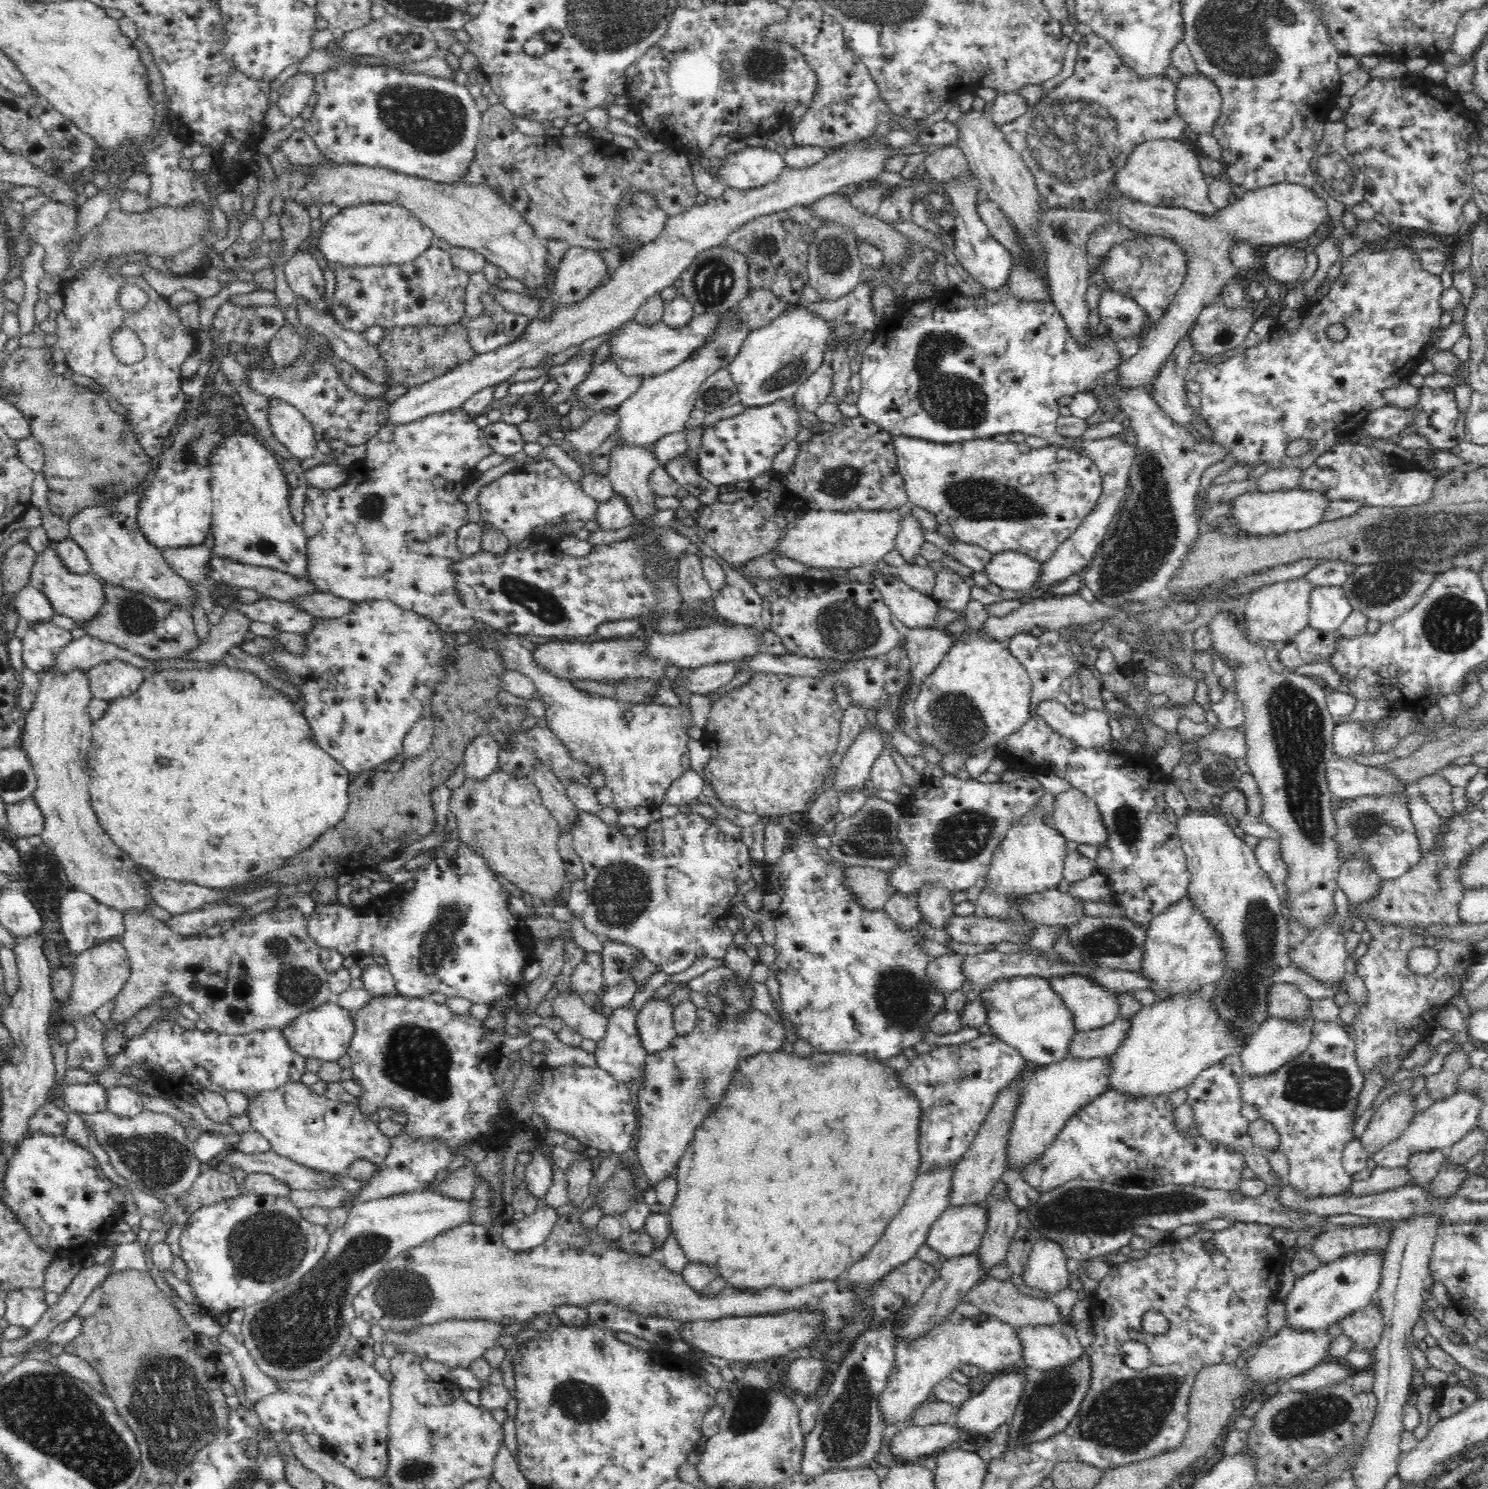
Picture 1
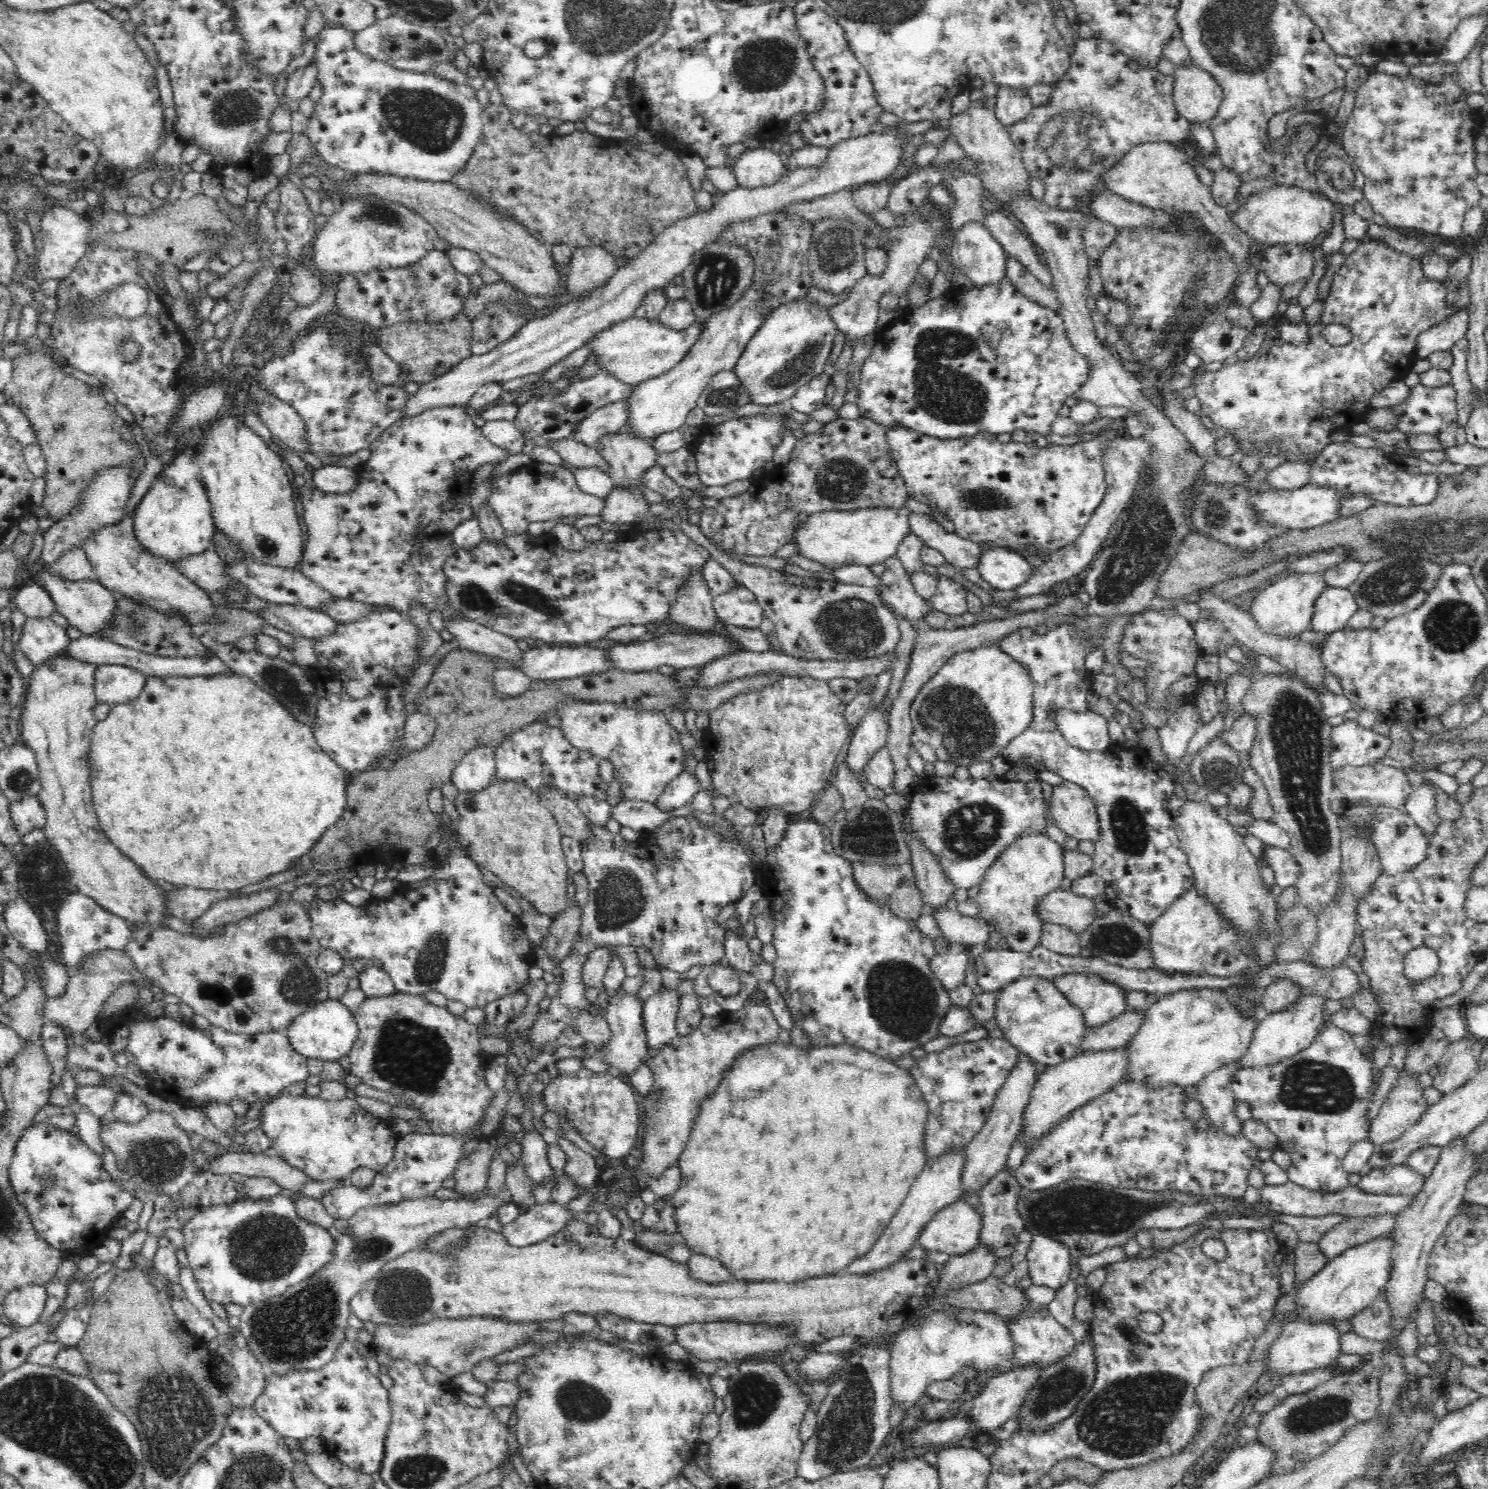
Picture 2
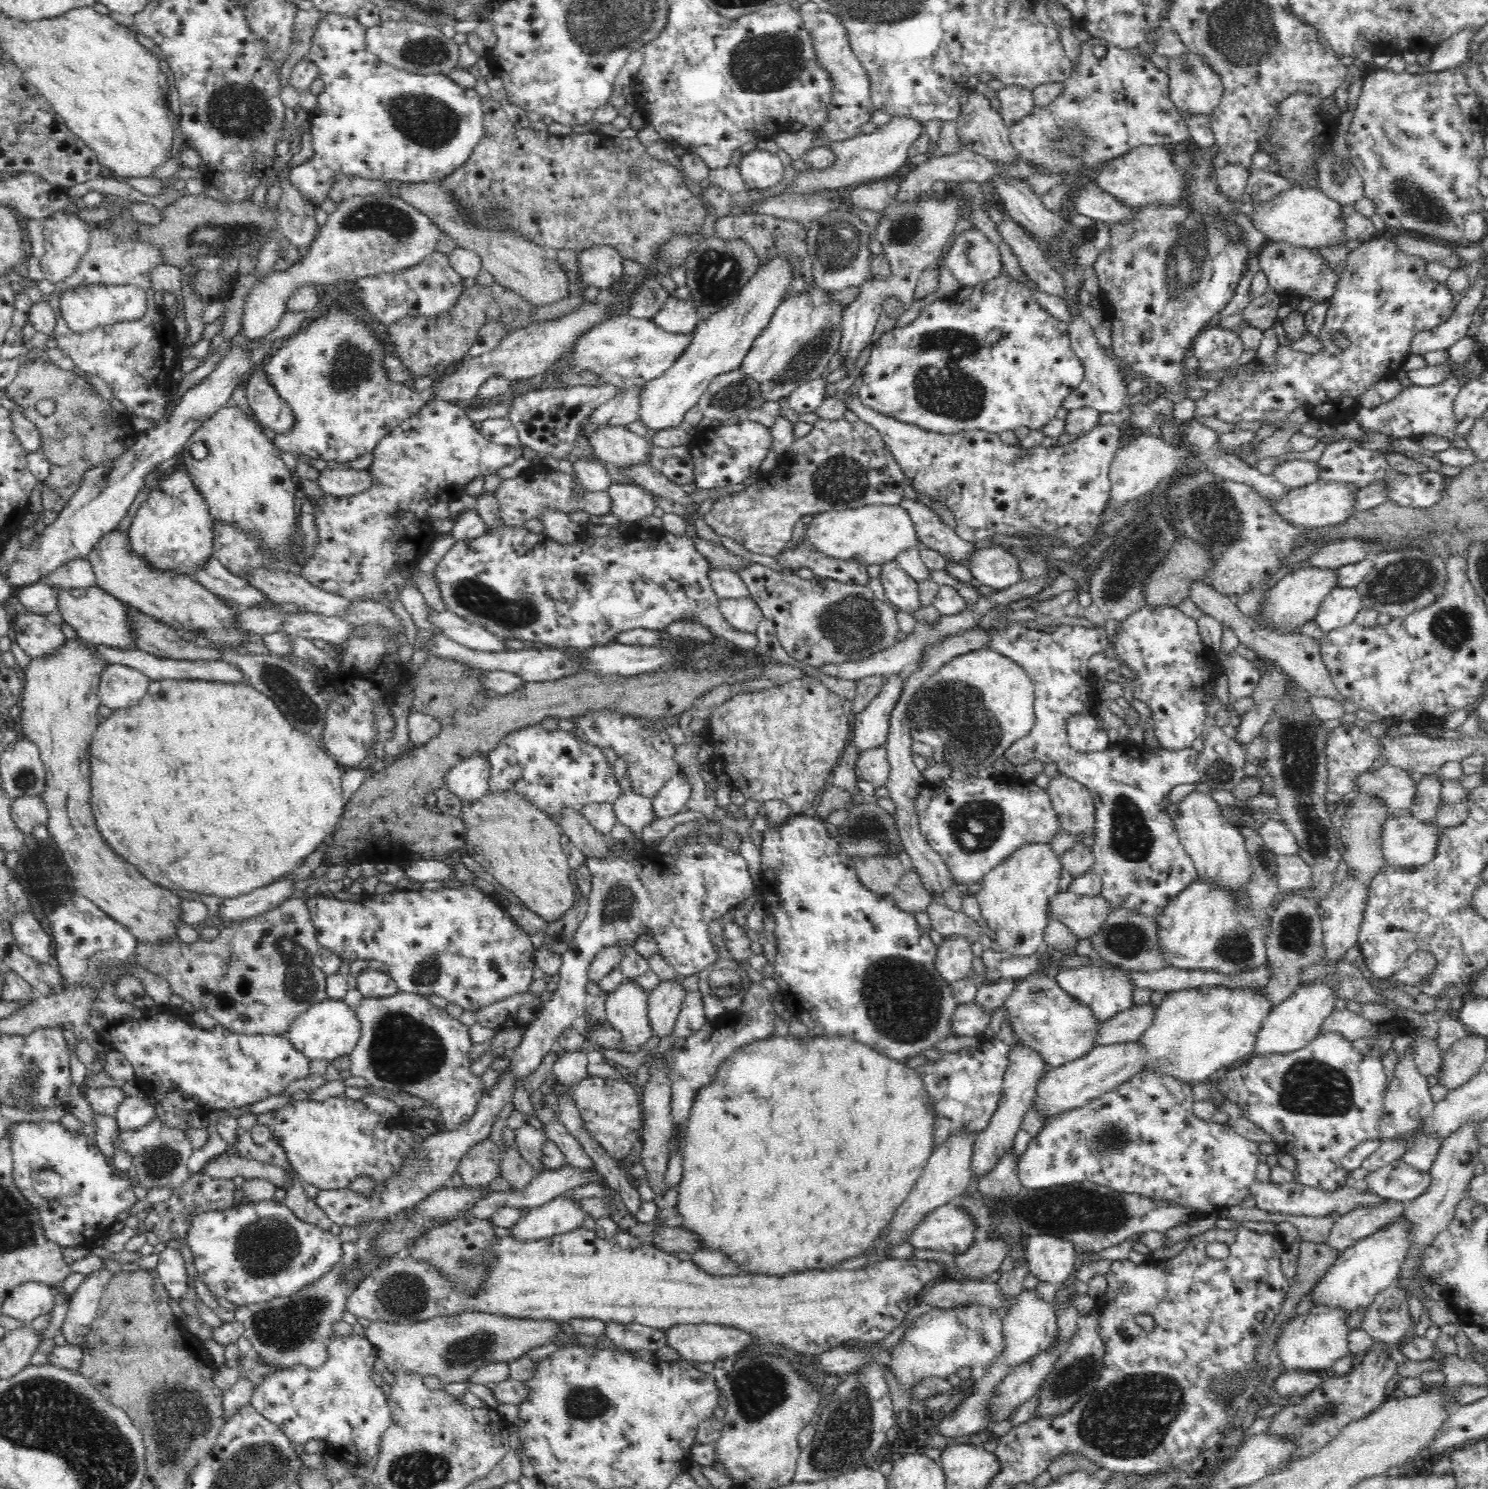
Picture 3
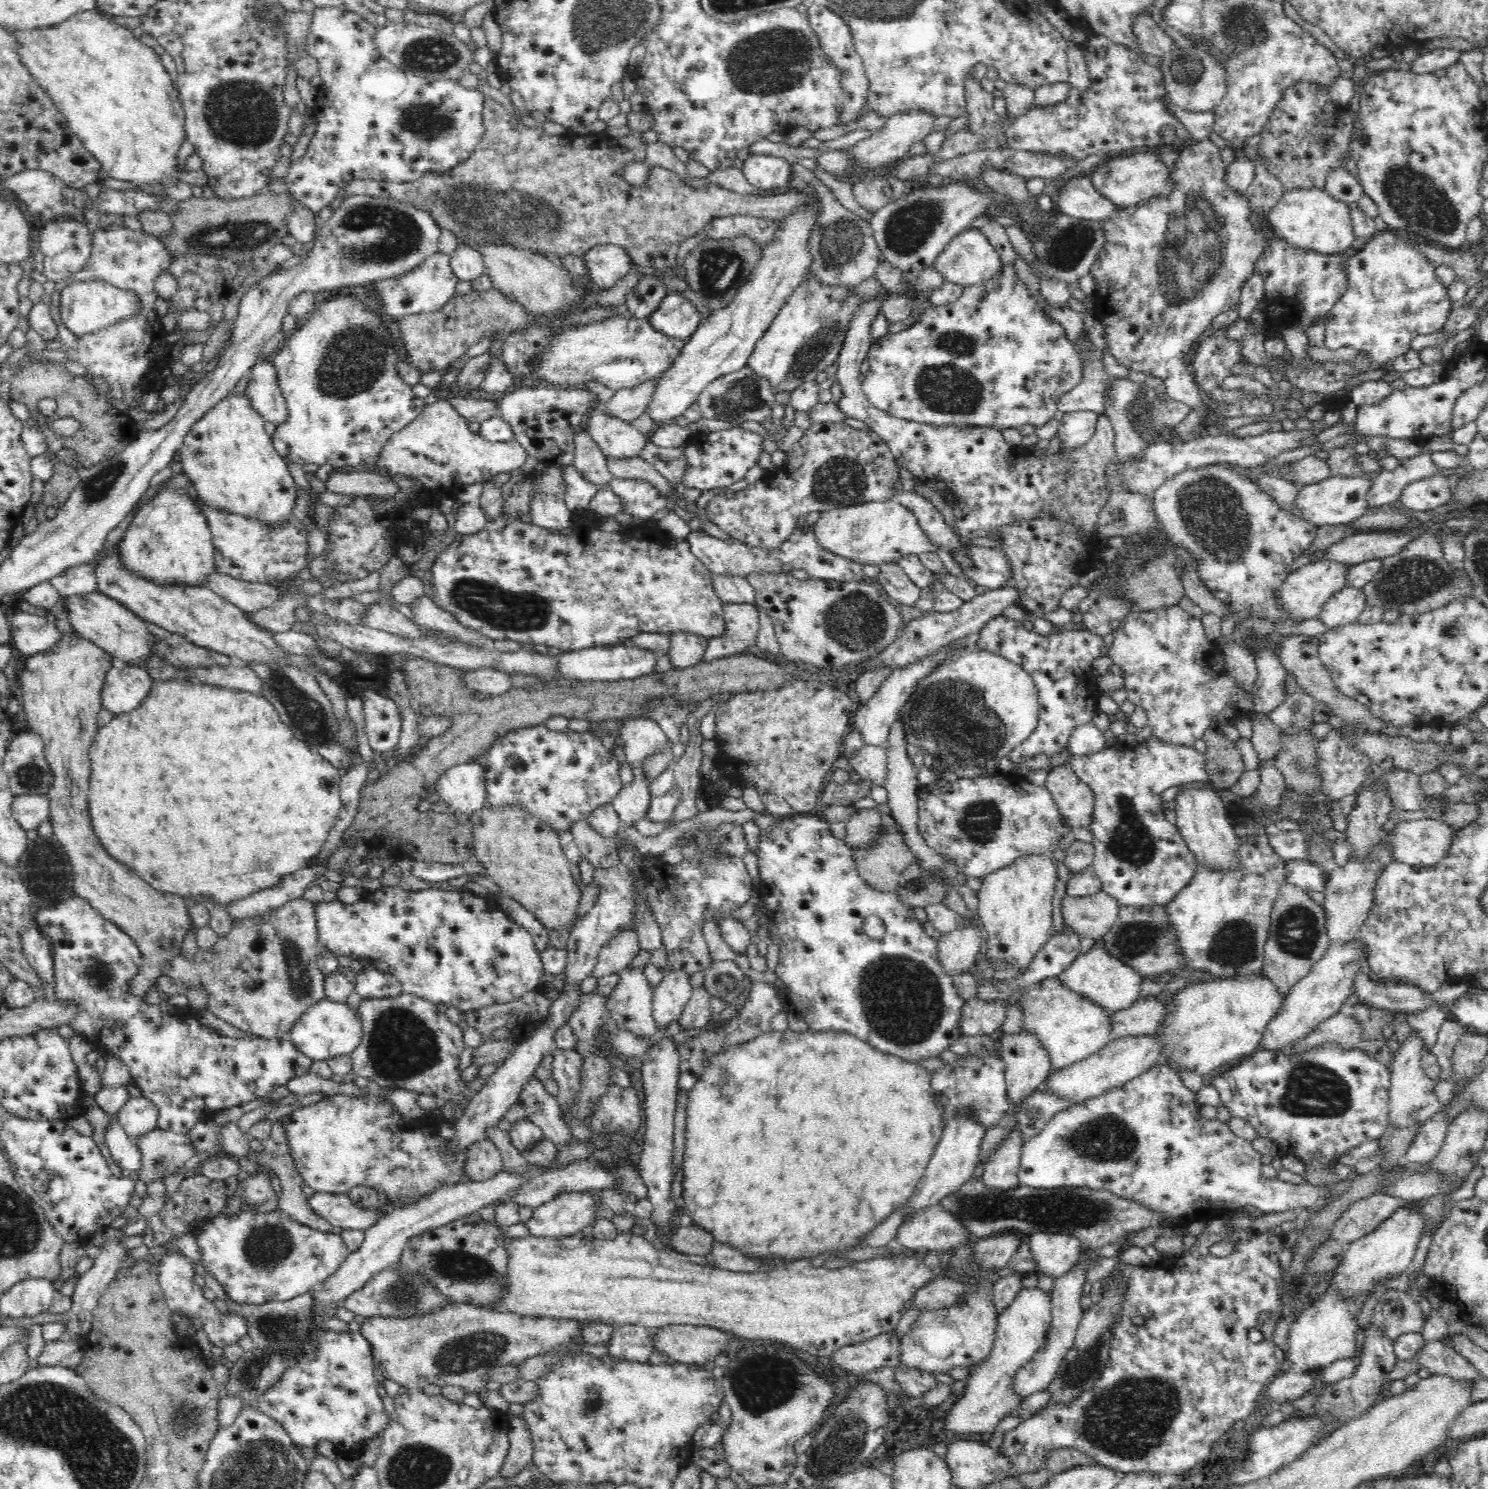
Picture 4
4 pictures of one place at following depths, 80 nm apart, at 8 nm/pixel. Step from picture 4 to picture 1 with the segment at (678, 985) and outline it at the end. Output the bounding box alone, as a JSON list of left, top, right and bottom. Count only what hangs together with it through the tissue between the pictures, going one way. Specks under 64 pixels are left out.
[635,999,677,1054]

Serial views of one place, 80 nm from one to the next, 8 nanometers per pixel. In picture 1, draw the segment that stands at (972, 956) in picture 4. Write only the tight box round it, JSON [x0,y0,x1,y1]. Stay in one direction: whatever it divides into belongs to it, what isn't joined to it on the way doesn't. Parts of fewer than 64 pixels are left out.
[926,954,965,996]

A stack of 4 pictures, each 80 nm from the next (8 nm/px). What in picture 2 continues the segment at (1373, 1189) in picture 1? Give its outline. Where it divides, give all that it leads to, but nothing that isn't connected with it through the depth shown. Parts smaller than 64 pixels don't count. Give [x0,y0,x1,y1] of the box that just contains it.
[1357,1163,1426,1194]

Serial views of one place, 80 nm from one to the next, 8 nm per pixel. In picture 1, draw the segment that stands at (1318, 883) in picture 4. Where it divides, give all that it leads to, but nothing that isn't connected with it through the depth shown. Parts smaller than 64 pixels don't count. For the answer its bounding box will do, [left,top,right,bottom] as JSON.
[1253,837,1287,884]

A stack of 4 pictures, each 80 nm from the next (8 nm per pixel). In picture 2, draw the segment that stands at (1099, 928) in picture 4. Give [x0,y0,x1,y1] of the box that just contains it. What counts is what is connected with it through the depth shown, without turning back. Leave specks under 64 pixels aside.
[1035,890,1101,934]

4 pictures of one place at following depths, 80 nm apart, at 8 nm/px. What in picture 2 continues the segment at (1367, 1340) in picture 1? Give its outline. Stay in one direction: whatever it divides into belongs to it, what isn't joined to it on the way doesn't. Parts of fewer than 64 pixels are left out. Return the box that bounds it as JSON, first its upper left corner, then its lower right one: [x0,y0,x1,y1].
[1350,1293,1393,1342]

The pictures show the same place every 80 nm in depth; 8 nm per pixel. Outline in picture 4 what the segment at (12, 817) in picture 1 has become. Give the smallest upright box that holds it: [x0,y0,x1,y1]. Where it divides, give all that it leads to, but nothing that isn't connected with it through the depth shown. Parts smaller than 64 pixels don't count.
[11,794,50,830]

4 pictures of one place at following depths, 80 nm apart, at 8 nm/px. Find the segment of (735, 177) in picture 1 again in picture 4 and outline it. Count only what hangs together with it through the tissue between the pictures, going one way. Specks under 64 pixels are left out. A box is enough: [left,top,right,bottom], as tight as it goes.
[741,154,792,191]

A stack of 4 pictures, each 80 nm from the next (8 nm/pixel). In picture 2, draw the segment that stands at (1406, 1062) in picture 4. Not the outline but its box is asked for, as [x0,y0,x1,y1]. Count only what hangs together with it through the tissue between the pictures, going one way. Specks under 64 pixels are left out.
[1366,1072,1428,1147]

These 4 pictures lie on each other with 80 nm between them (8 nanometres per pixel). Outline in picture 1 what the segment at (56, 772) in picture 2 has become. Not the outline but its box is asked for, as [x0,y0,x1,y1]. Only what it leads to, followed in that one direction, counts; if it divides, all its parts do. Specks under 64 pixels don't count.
[19,667,154,914]

